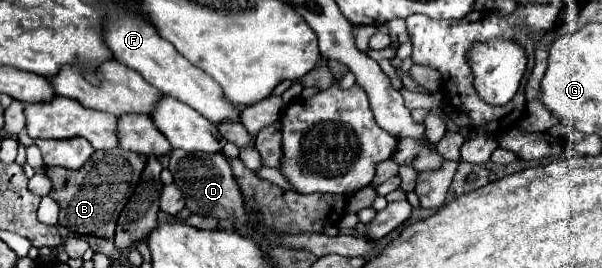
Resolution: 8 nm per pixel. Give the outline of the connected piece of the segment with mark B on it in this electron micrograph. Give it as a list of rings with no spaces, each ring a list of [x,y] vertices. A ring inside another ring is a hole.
[[[122,149],[96,151],[88,163],[80,169],[60,169],[48,167],[46,175],[52,181],[50,197],[60,205],[58,225],[68,227],[78,235],[94,237],[114,237],[116,221],[134,193],[134,187],[140,181],[140,175],[146,167],[146,157],[138,153],[126,153]]]

